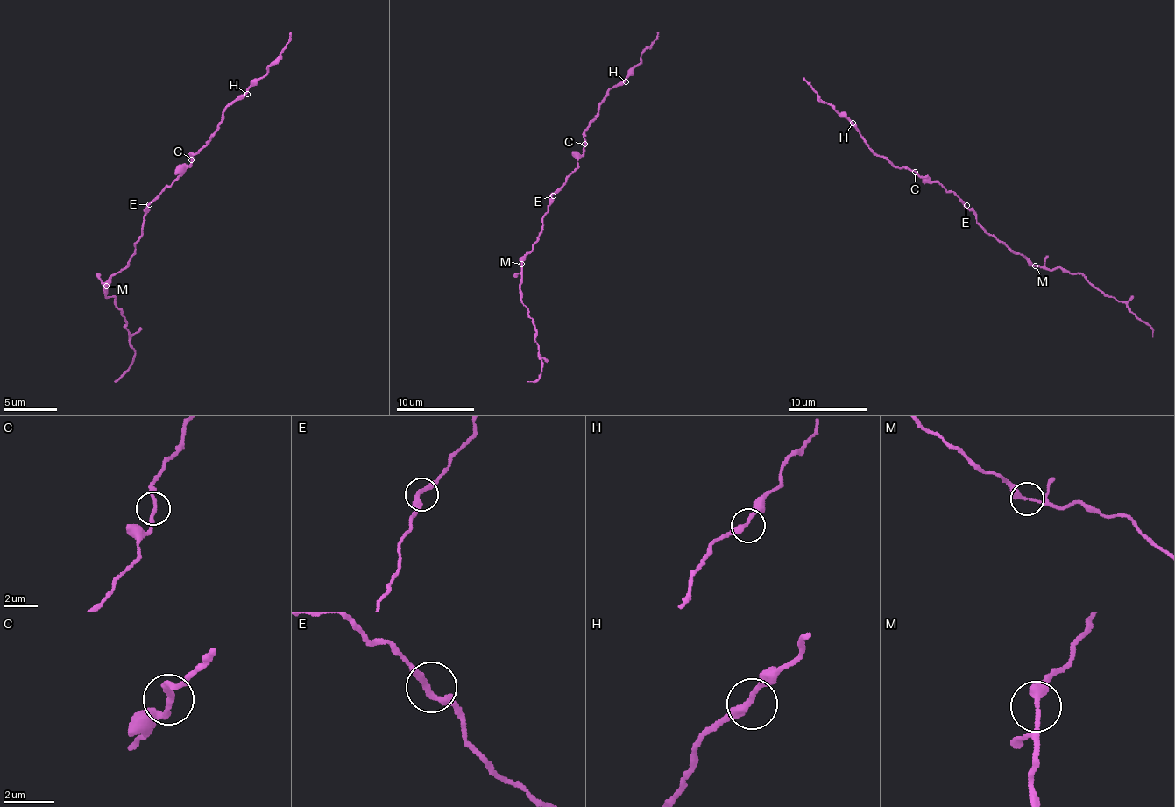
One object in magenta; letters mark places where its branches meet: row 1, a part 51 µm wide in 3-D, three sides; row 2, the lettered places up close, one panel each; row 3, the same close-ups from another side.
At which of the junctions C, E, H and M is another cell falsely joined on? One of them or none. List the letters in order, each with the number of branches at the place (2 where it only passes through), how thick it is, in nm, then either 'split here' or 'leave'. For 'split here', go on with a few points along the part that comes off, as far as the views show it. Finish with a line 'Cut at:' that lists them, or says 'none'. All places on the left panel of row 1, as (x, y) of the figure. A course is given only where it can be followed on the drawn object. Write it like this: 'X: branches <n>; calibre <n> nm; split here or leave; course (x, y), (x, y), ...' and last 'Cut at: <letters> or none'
C: branches 2; calibre 190 nm; leave
E: branches 2; calibre 280 nm; leave
H: branches 2; calibre 280 nm; leave
M: branches 2; calibre 280 nm; leave
Cut at: none

